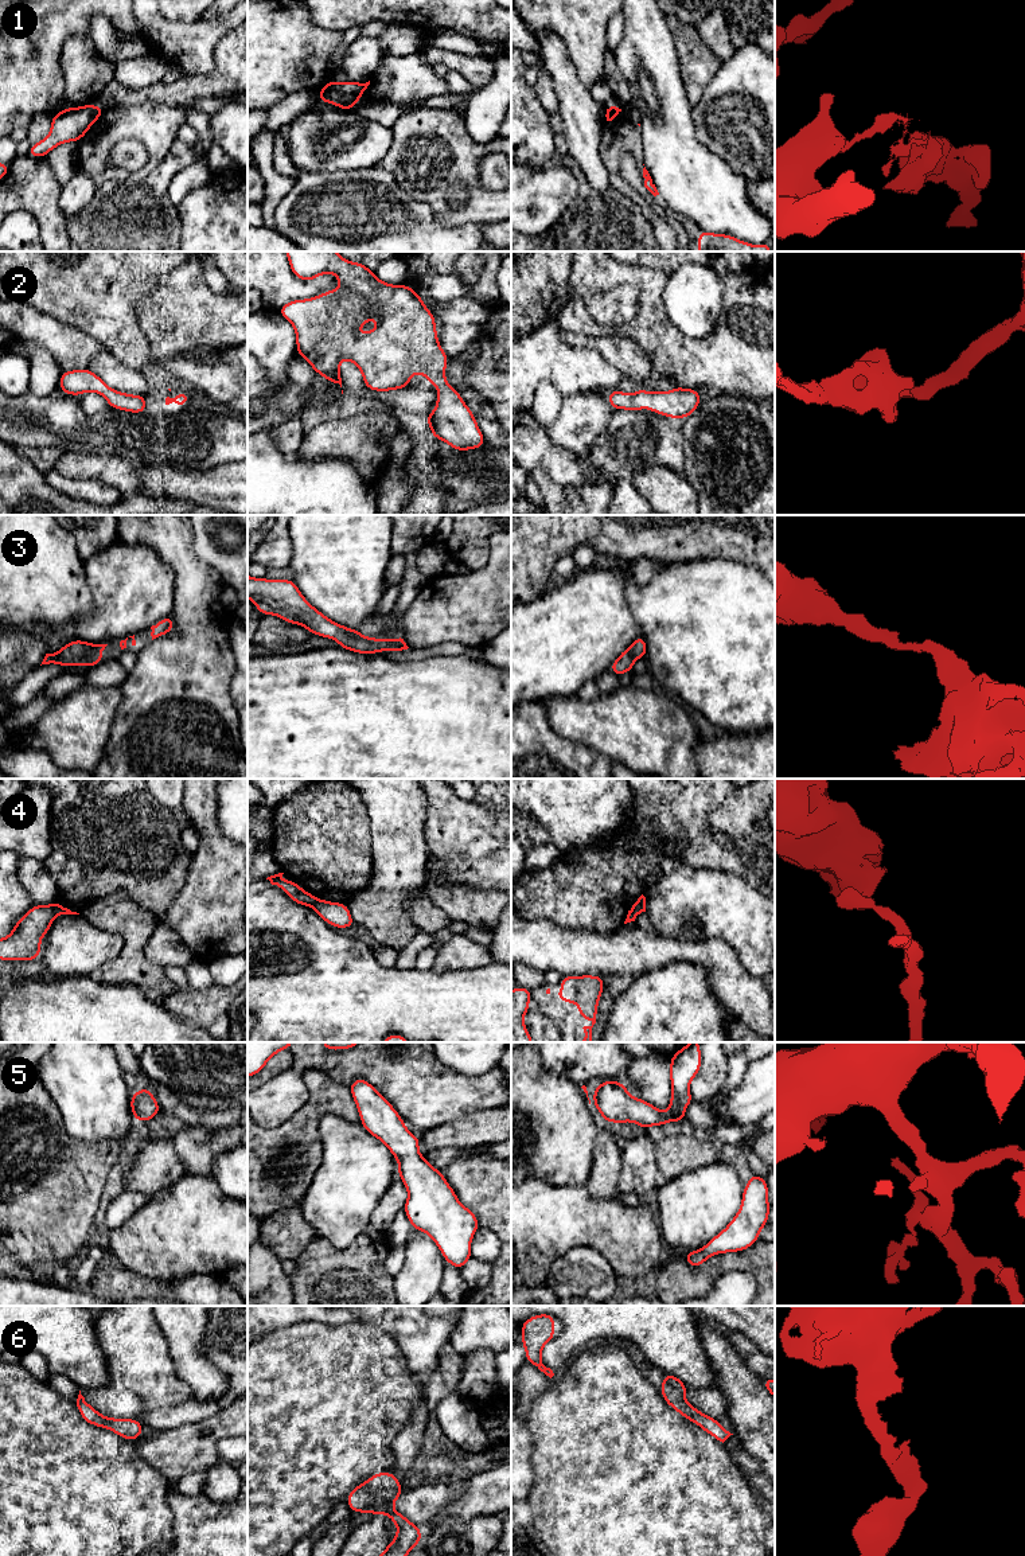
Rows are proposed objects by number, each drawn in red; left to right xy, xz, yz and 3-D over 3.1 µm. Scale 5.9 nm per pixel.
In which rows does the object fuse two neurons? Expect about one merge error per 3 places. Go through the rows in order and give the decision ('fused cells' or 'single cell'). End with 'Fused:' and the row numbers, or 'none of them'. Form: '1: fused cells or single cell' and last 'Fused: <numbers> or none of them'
1: fused cells
2: single cell
3: single cell
4: fused cells
5: single cell
6: single cell
Fused: 1, 4

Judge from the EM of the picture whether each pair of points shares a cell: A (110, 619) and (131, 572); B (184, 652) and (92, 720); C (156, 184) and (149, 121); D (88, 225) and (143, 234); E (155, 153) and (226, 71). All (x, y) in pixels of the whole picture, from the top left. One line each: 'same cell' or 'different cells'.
A: same cell
B: different cells
C: different cells
D: same cell
E: different cells

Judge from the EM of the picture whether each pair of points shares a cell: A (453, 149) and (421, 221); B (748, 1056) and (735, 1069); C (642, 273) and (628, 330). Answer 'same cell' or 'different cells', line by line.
A: different cells
B: same cell
C: same cell

